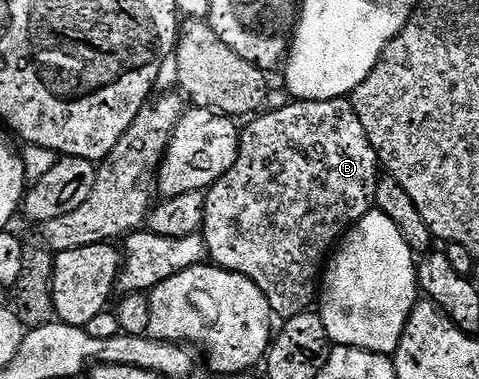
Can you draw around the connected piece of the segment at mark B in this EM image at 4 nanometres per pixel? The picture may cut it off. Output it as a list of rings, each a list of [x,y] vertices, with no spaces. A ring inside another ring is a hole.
[[[334,98],[320,102],[291,100],[288,103],[288,106],[283,106],[280,110],[268,109],[266,112],[252,117],[246,123],[248,126],[242,127],[239,136],[239,151],[233,168],[229,168],[225,172],[225,176],[217,179],[206,191],[205,220],[201,231],[210,261],[214,265],[220,266],[222,270],[232,270],[234,274],[240,274],[253,280],[253,284],[257,284],[257,288],[261,288],[261,292],[267,297],[272,315],[279,317],[280,314],[280,319],[283,320],[308,313],[312,309],[317,298],[317,291],[321,286],[321,275],[325,269],[325,263],[328,261],[333,247],[344,237],[348,228],[360,222],[373,209],[375,186],[381,177],[381,163],[377,152],[373,148],[365,128],[361,128],[361,120],[350,100],[347,98]]]

